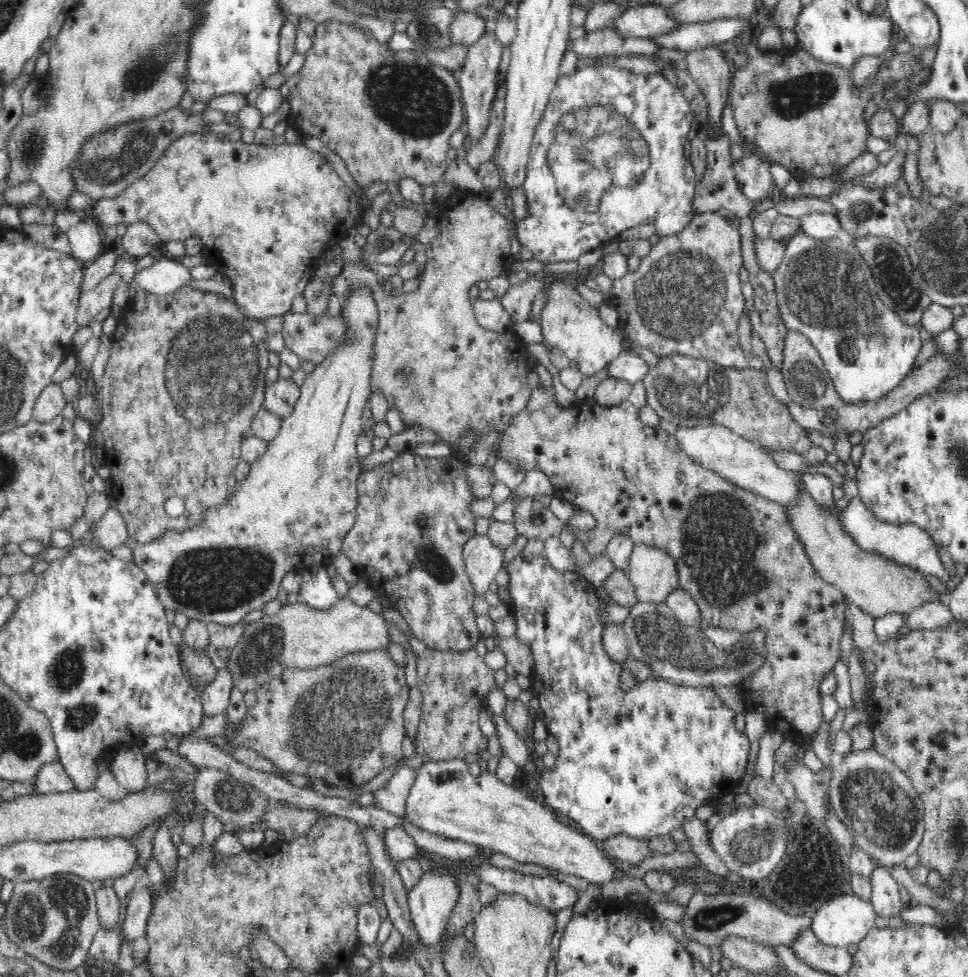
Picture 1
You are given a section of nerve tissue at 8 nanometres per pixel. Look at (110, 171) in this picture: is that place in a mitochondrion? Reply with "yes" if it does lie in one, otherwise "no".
yes

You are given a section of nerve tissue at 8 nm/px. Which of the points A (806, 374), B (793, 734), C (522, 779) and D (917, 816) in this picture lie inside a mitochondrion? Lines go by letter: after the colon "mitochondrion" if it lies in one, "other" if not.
A: mitochondrion
B: other
C: other
D: mitochondrion

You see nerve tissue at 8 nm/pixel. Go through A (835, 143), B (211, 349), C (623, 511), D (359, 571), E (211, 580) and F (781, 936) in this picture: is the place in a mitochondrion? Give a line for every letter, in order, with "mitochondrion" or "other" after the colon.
A: other
B: mitochondrion
C: other
D: other
E: mitochondrion
F: other

